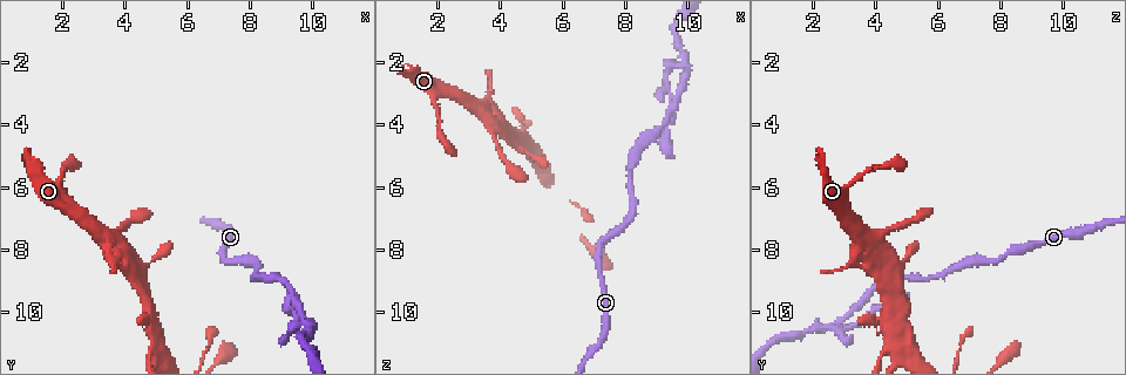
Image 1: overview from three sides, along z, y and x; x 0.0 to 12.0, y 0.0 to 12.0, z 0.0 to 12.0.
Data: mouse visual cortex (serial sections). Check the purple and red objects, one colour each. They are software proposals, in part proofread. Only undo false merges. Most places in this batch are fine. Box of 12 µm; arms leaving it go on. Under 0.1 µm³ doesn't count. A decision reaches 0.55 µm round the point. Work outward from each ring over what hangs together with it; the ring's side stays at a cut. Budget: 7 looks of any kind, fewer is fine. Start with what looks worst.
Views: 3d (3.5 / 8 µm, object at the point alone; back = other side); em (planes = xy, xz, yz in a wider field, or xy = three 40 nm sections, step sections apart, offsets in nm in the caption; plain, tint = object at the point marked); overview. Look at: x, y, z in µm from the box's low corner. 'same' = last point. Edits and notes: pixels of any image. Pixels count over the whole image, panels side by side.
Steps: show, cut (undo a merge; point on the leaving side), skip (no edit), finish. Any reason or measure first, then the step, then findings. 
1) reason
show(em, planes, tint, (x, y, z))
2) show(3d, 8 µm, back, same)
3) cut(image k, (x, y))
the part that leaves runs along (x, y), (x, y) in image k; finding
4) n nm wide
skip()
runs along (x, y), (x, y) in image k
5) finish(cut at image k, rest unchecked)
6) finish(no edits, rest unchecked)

branch point
show(3d, 3.5 µm, (9.9, 10.4, 2.2))

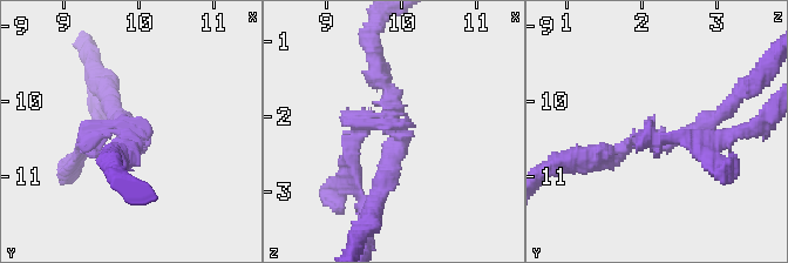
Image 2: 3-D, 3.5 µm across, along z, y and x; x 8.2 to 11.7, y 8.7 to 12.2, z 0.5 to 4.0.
3 arms; arms of 200, 200, 250 nm
show(em, xy, step 2, tint, (9.95, 10.40, 2.15))

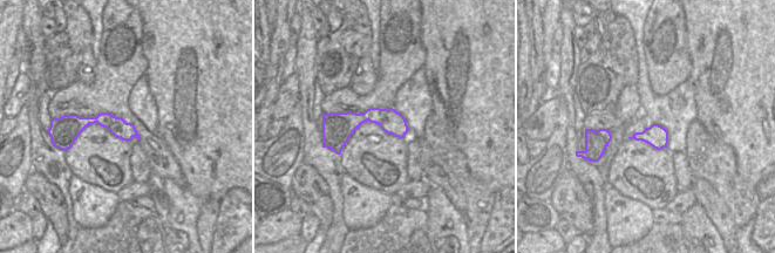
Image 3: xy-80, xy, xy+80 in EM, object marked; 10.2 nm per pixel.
240 nm wide
cut(image 2, (352, 153))
border along (364, 113), (367, 120) in image 3; a second cell is stuck on

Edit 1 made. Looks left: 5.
branch point
show(3d, 3.5 µm, back, (3.8, 7.7, 3.9))

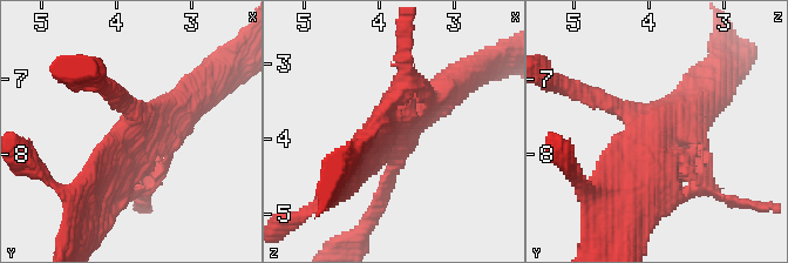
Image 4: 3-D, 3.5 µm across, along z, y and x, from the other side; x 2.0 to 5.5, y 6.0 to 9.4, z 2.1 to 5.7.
need the tissue
show(em, planes, tint, (3.80, 7.75, 3.90))

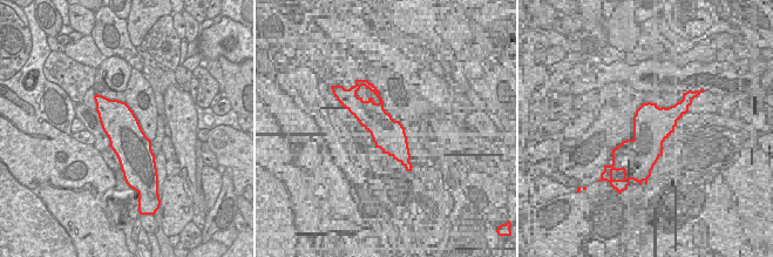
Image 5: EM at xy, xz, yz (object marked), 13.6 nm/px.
show(em, xy, step 3, tint, same)

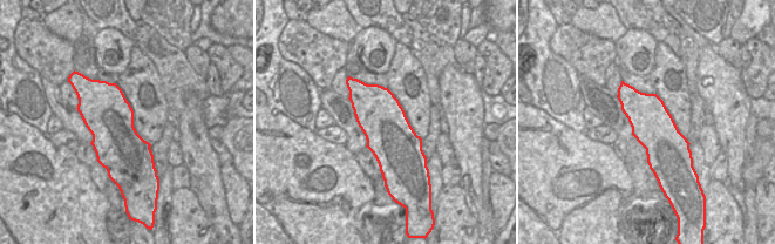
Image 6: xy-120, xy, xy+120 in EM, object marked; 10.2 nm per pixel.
skip()
one cell here

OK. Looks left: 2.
four or more arms meet
show(3d, 3.5 µm, (5.0, 10.8, 4.7))

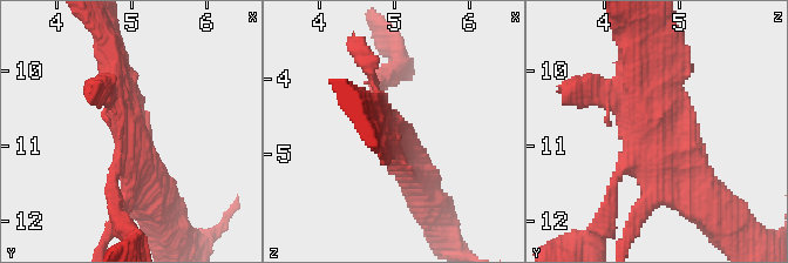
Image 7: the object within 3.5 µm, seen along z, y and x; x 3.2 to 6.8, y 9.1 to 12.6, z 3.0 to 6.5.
show(em, xy, step 3, tint, (5.00, 10.85, 4.65))

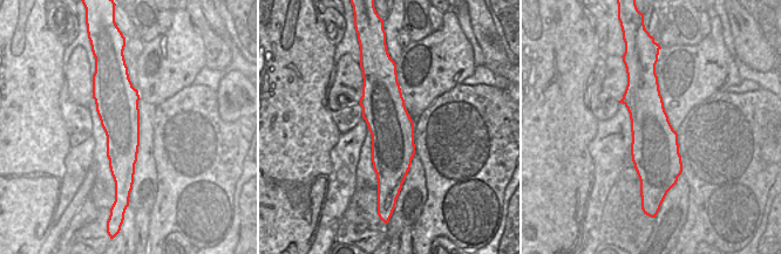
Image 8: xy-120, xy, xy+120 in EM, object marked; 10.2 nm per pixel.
skip()
runs along (636, 61), (659, 147), (698, 190) in image 7; continuous, no second cell

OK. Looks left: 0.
finish(cut at image 2, rest unchecked)

